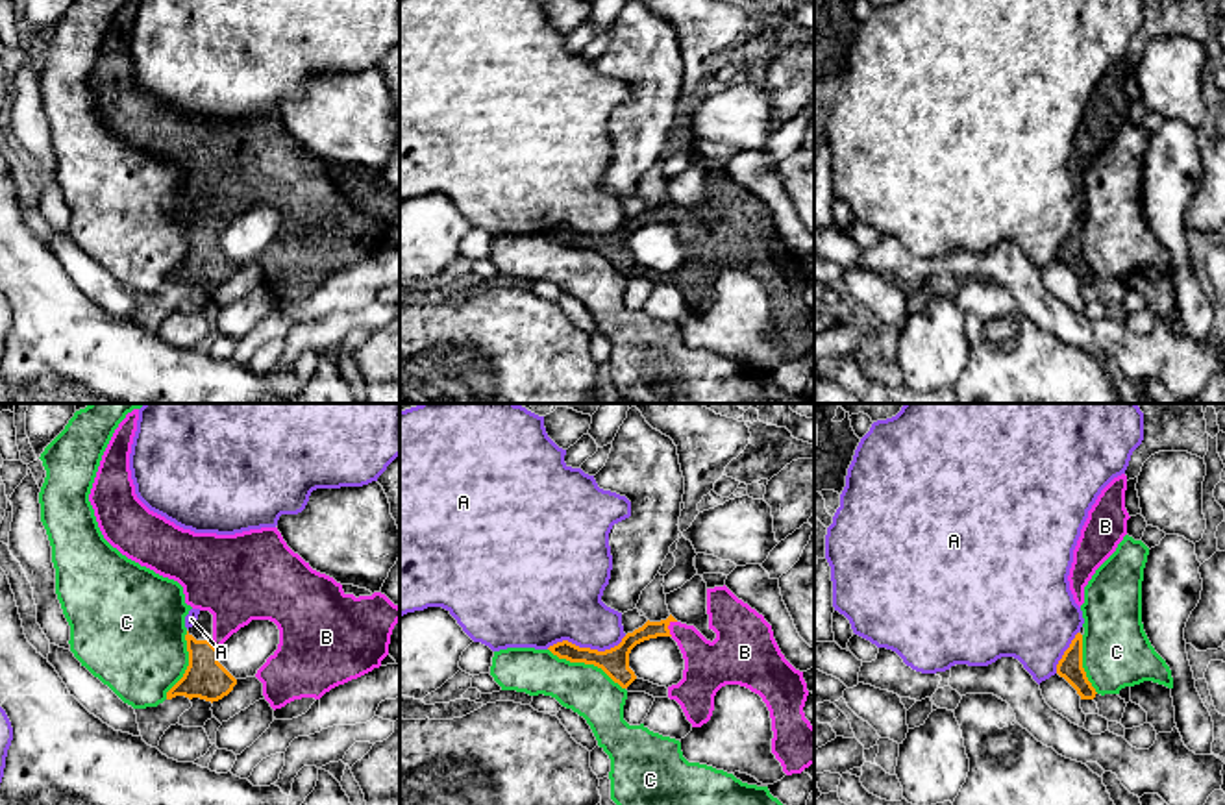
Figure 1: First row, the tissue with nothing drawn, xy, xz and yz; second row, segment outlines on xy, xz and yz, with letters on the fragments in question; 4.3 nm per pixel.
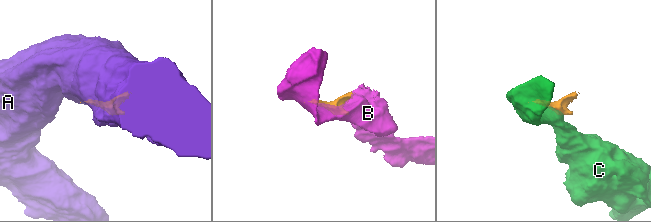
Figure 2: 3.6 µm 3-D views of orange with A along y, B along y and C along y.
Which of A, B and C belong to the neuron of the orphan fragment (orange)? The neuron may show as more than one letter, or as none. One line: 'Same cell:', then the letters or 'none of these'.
Same cell: B

